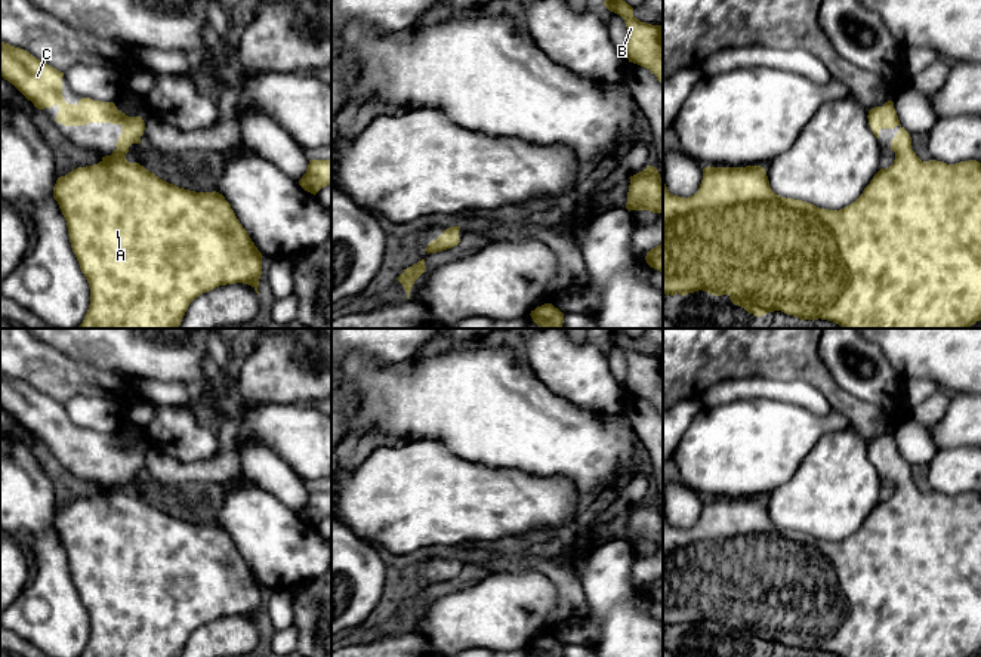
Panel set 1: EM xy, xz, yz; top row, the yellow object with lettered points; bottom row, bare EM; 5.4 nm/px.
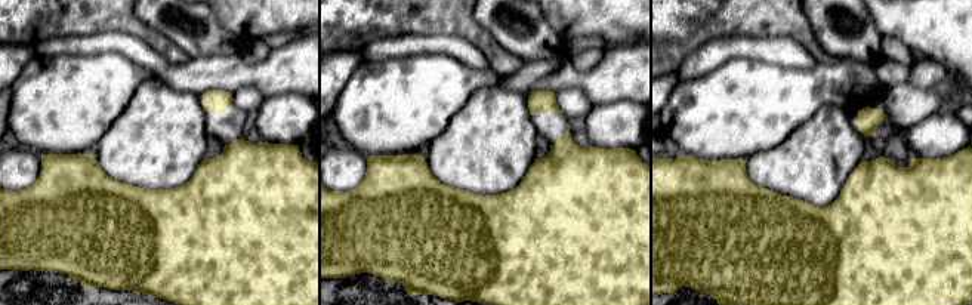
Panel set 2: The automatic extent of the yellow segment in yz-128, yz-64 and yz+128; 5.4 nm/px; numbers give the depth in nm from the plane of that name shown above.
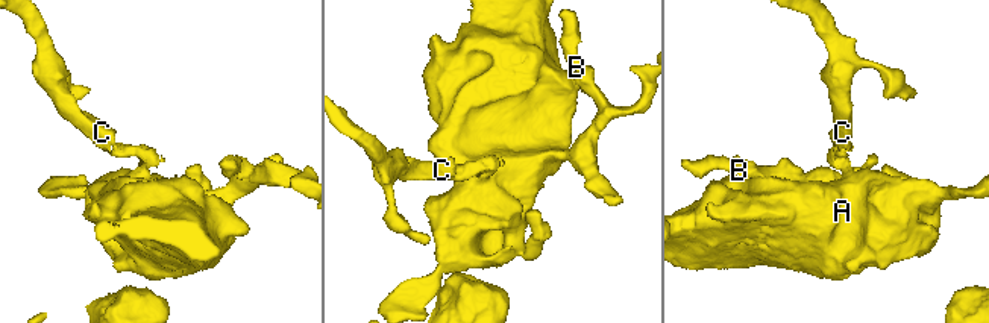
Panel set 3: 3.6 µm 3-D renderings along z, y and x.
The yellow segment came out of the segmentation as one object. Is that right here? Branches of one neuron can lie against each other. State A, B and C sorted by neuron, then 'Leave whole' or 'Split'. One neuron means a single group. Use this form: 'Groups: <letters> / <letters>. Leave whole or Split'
Groups: A B C. Leave whole

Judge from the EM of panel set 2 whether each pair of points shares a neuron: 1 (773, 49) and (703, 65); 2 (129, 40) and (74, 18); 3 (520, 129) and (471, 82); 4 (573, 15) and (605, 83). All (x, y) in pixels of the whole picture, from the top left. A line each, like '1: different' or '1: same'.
1: same
2: different
3: different
4: different

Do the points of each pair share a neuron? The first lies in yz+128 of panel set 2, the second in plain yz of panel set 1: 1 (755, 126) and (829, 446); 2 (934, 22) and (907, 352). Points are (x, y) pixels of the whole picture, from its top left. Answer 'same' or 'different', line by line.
1: different
2: same

